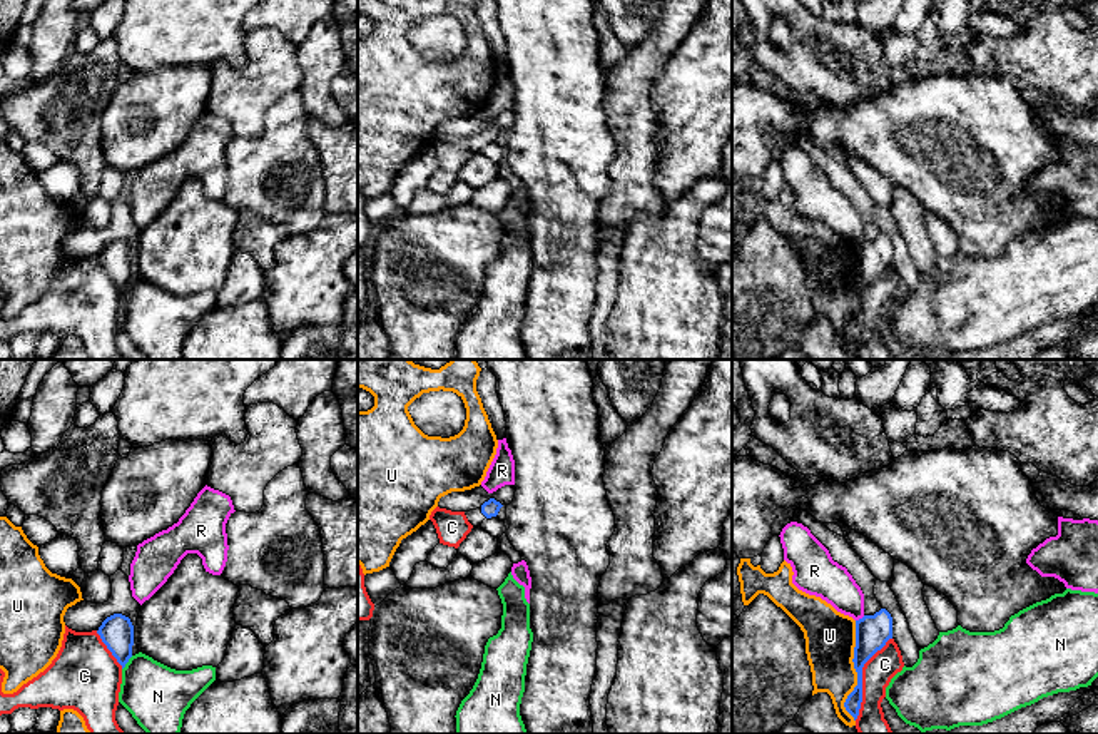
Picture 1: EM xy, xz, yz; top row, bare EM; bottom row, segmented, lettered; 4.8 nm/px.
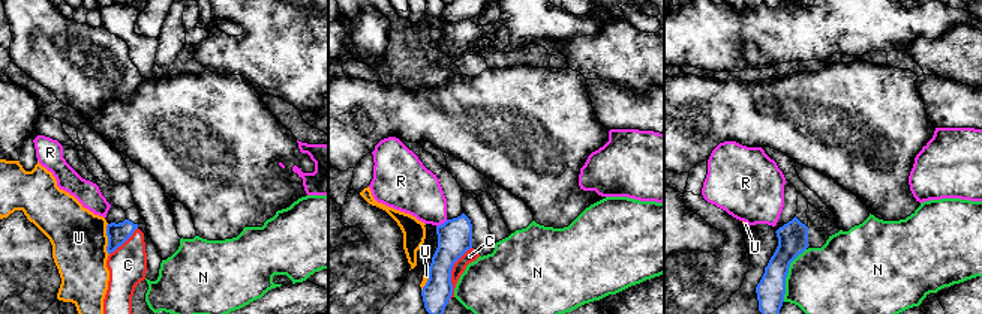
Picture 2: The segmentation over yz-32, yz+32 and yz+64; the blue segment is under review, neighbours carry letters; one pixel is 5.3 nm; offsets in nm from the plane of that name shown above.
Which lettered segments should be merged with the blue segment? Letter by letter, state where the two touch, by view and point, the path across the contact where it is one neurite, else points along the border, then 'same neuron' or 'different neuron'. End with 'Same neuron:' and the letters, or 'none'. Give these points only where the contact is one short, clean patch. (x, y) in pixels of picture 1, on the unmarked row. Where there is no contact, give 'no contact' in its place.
C: meets blue in yz at (861, 305); different neuron
N: meets blue in xy at (127, 286); different neuron
R: meets blue in yz at (859, 244); border along yz (864, 241), (856, 246); different neuron
U: meets blue in yz at (856, 296); border along yz (856, 246), (856, 311), (844, 328), (854, 346); different neuron
Same neuron: none

